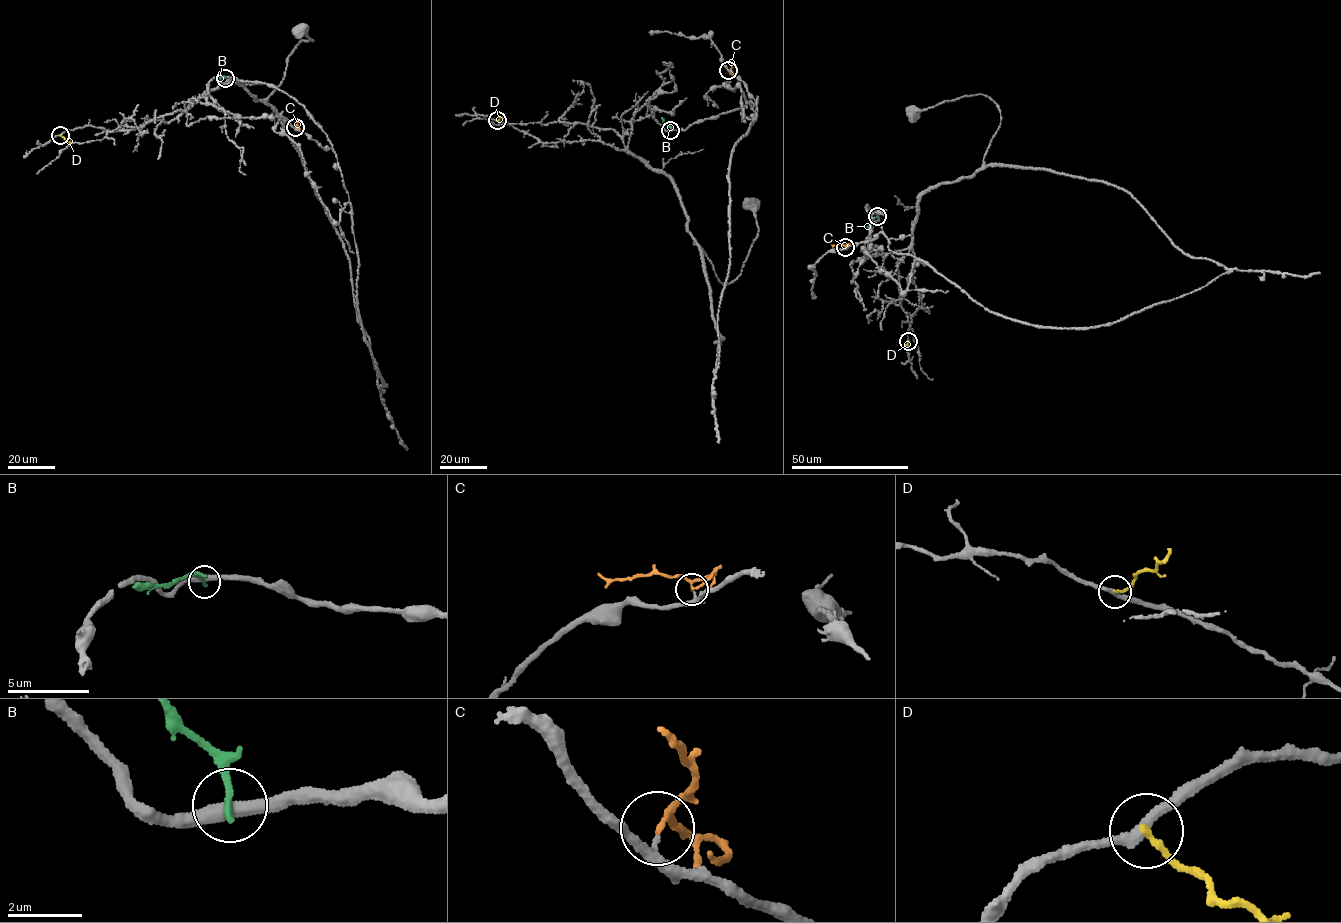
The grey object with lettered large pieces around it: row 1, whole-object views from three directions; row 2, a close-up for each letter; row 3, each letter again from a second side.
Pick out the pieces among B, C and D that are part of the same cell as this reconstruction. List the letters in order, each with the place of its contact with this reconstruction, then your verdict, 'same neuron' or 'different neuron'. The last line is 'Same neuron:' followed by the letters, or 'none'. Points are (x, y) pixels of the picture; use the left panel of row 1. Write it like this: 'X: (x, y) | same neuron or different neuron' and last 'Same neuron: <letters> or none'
B: (225, 78) | different neuron
C: (295, 127) | different neuron
D: (60, 135) | different neuron
Same neuron: none

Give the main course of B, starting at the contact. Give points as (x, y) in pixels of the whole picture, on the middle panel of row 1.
B: (670, 130), (661, 117)

